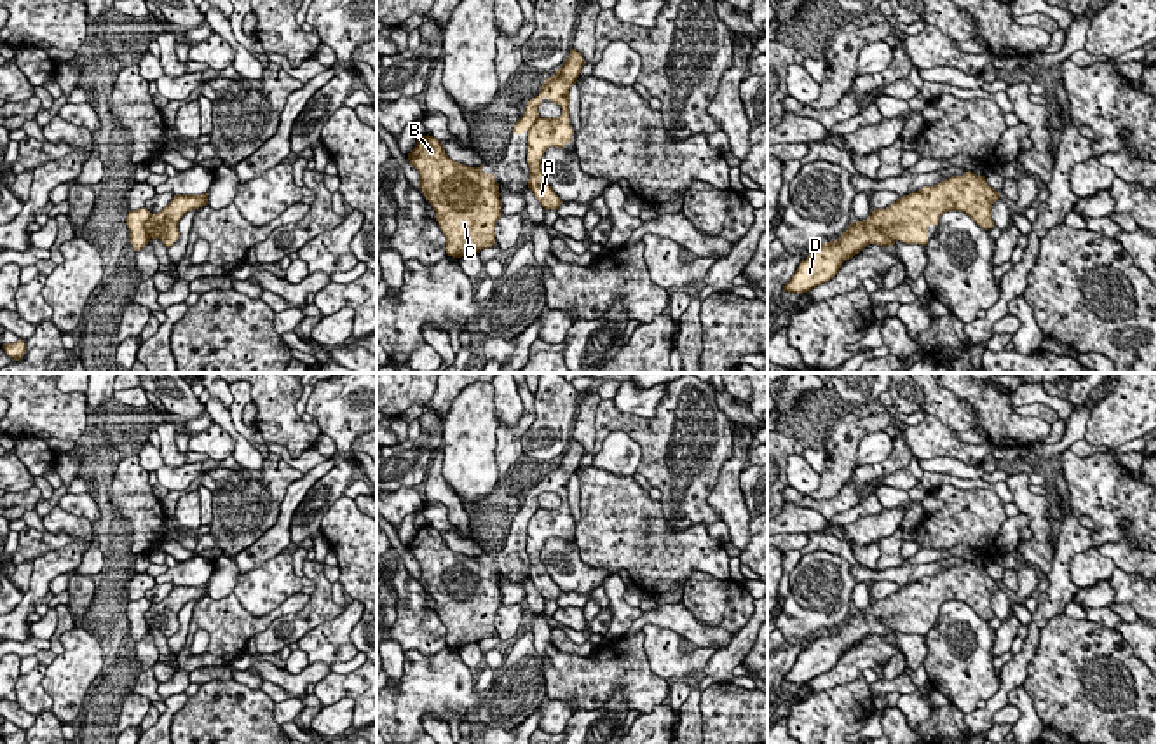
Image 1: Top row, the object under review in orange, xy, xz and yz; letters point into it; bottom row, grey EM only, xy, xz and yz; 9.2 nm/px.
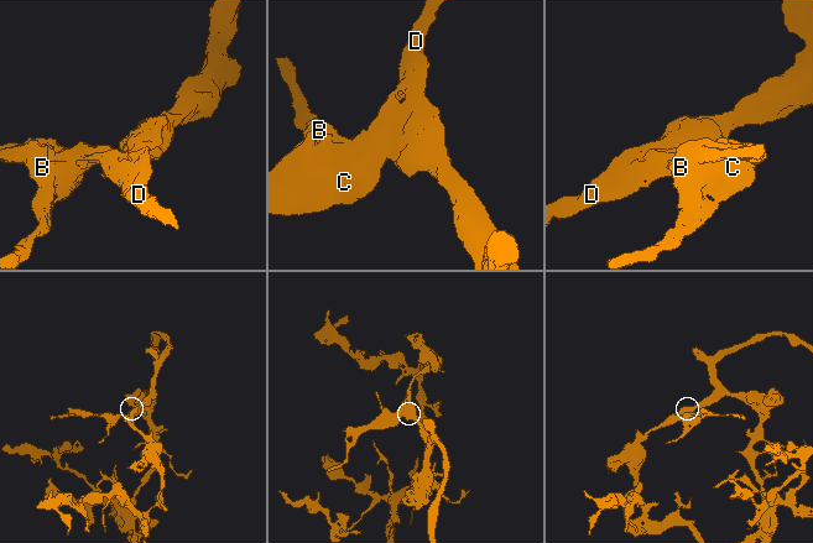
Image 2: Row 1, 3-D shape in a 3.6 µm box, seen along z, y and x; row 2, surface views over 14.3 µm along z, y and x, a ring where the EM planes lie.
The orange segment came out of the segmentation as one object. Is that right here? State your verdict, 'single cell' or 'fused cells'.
single cell

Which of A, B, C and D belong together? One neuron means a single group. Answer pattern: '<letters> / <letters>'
A B C D

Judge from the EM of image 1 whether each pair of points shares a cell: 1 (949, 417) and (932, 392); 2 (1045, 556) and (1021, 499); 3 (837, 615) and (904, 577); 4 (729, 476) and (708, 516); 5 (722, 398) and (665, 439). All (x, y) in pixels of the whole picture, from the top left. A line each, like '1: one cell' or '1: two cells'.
1: one cell
2: one cell
3: one cell
4: two cells
5: two cells

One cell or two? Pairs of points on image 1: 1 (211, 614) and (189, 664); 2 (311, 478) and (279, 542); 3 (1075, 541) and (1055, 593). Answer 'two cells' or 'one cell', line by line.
1: one cell
2: one cell
3: one cell

